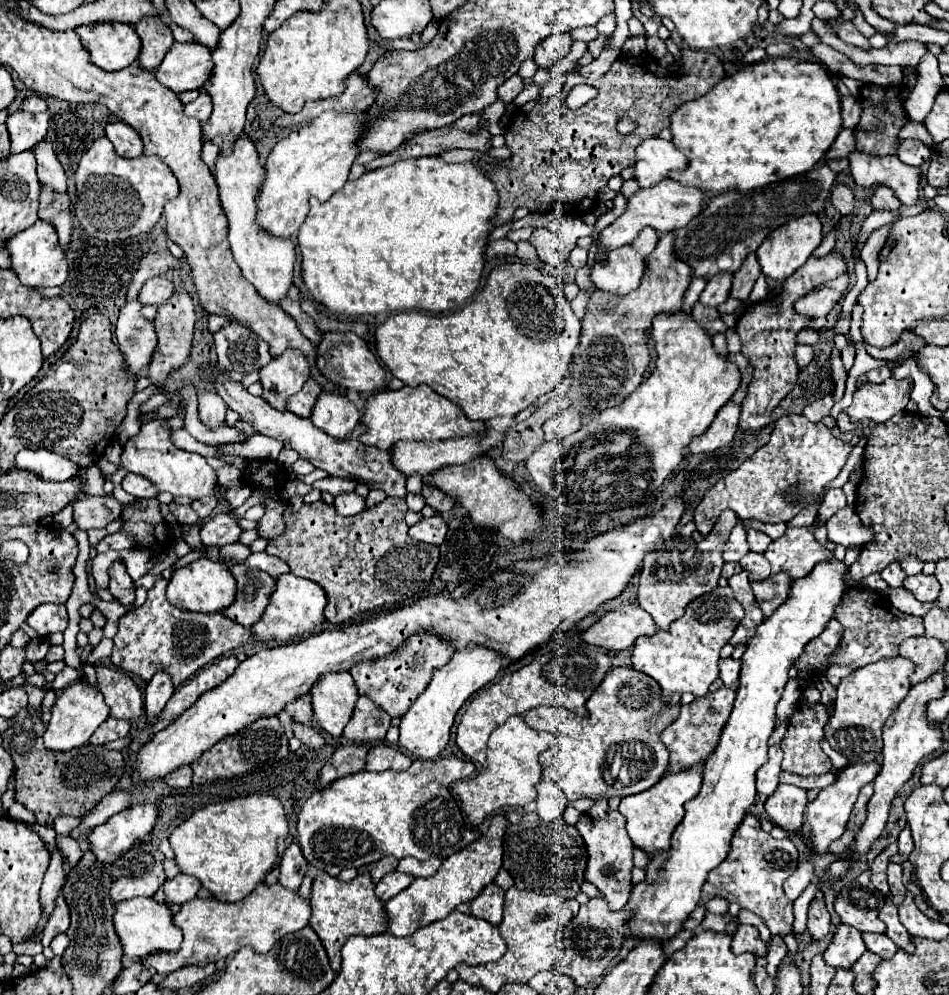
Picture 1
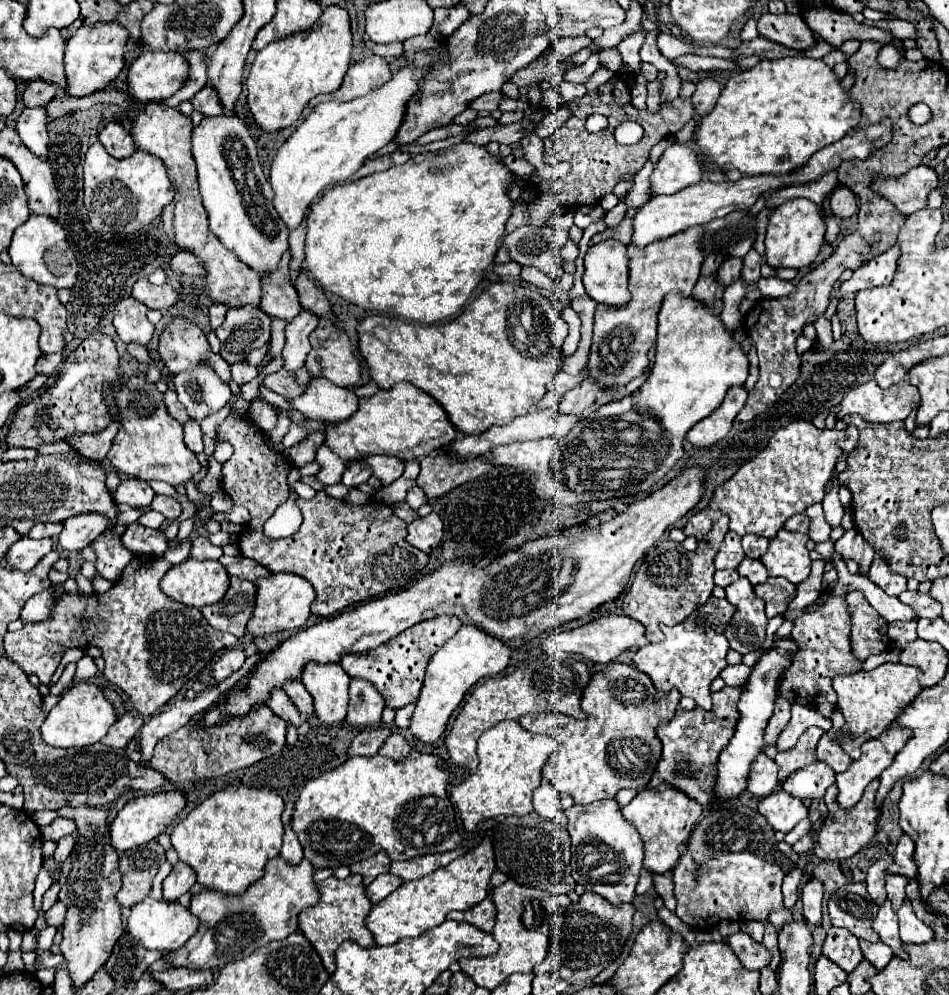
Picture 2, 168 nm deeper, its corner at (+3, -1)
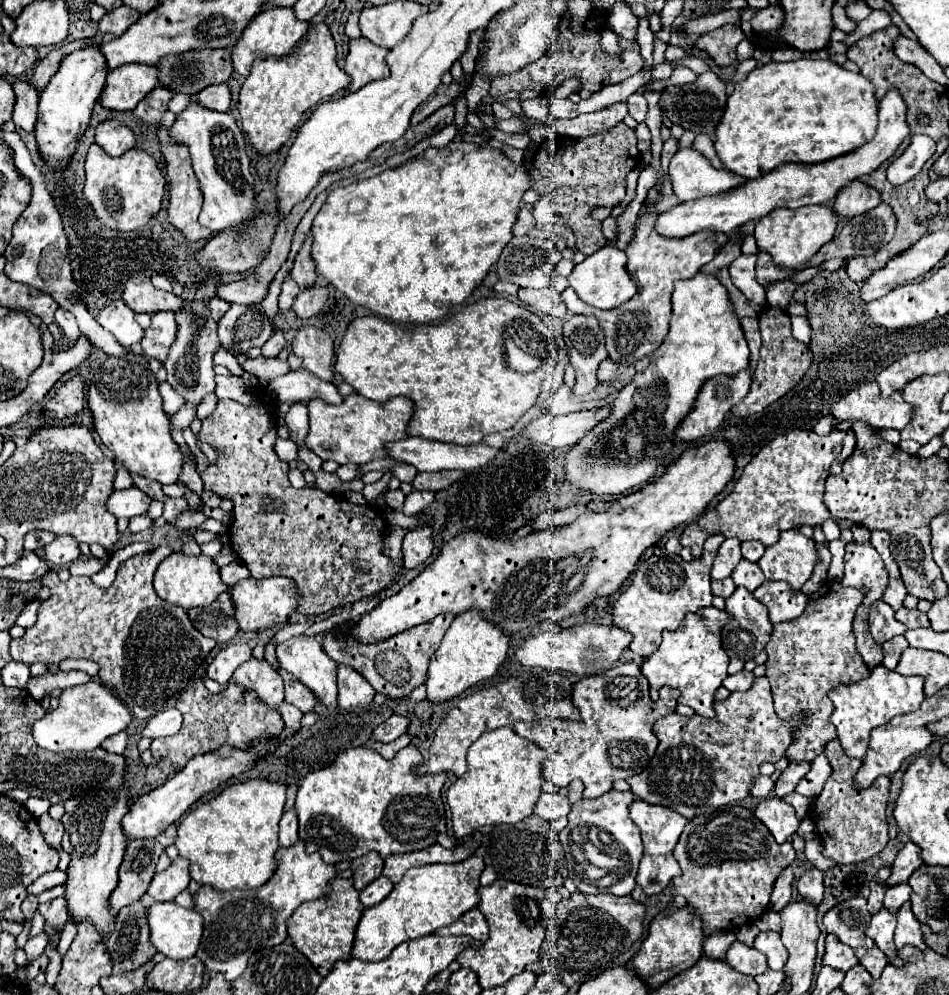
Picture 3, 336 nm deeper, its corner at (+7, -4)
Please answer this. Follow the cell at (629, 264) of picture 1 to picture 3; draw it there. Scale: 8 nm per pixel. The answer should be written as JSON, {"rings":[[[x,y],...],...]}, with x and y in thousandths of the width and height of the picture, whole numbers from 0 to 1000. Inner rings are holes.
{"rings":[[[639,245],[636,249],[617,257],[615,263],[607,265],[603,275],[599,277],[599,283],[607,291],[611,302],[615,302],[617,306],[622,306],[626,310],[636,310],[636,312],[649,310],[670,295],[670,285],[664,281],[662,273],[660,273],[660,255],[651,249],[647,249],[645,245]]]}

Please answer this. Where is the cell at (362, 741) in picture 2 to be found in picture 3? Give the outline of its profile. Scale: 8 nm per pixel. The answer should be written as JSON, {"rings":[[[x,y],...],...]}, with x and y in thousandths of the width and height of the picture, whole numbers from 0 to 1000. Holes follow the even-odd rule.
{"rings":[[[411,720],[407,726],[403,726],[400,730],[396,730],[396,734],[392,736],[392,742],[398,746],[413,746],[419,740],[424,740],[430,732],[430,724],[424,720]]]}

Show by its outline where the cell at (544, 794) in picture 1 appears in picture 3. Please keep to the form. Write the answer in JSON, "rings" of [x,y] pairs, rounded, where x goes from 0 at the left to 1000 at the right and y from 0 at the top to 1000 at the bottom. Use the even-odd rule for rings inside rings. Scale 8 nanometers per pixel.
{"rings":[[[571,796],[563,810],[563,818],[567,818],[575,826],[584,826],[596,820],[599,816],[601,816],[601,806],[584,796]]]}

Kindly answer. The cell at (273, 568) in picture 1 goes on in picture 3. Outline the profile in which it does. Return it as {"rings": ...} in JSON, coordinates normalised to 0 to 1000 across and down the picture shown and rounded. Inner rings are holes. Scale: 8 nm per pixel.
{"rings":[[[251,563],[240,567],[240,569],[236,569],[236,571],[232,571],[232,577],[234,577],[234,583],[240,587],[240,591],[244,591],[247,587],[251,587],[253,583],[259,583],[263,579],[261,571]]]}

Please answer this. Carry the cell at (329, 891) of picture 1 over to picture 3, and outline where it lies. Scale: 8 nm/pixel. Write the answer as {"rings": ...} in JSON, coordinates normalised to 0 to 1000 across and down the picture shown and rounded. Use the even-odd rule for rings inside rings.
{"rings":[[[354,880],[350,884],[350,894],[346,896],[346,901],[333,907],[322,907],[320,911],[312,913],[312,919],[308,919],[308,923],[303,925],[303,943],[320,961],[327,963],[331,973],[339,981],[344,981],[350,975],[354,965],[371,963],[375,931],[379,927],[381,917],[384,917],[384,911],[377,903],[377,896],[371,884]]]}

